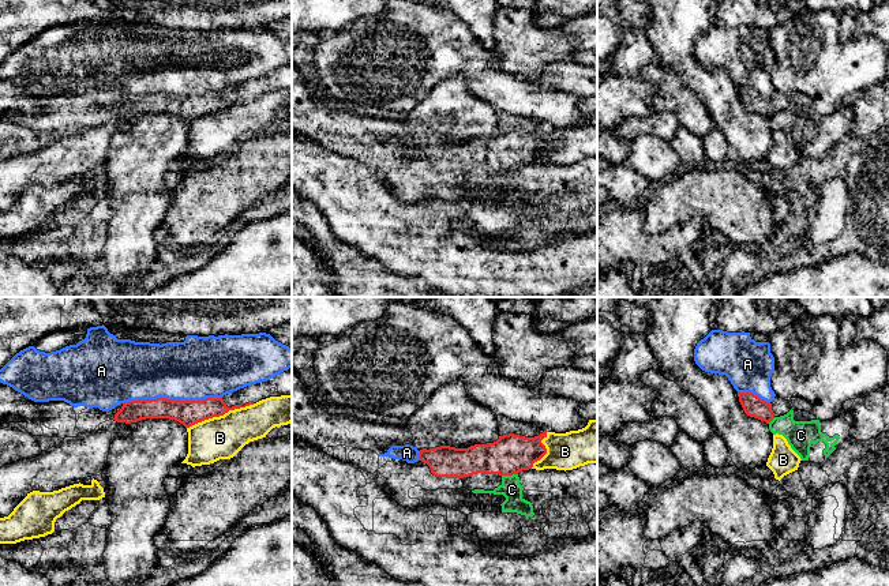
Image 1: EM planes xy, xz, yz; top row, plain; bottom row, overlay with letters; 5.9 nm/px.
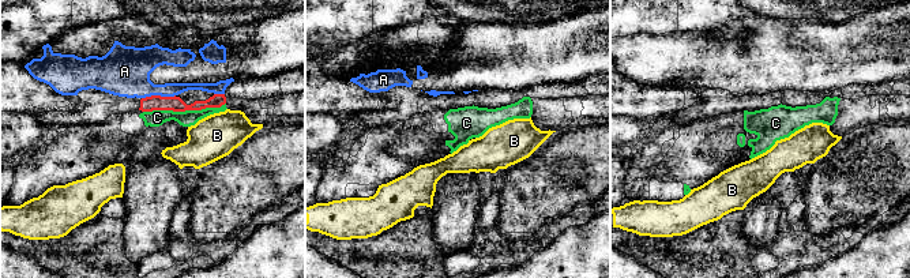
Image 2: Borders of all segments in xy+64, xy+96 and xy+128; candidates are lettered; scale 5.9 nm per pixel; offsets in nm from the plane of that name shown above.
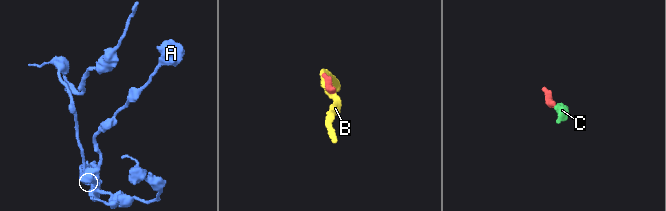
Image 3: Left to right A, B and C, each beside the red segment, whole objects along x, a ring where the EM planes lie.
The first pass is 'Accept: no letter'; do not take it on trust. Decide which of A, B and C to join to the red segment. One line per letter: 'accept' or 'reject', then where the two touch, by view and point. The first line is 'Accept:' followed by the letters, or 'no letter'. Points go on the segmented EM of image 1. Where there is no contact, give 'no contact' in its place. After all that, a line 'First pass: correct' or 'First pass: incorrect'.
Accept: no letter
A: reject | xy (172, 399)
B: reject | xy (220, 414)
C: reject | xz (509, 474)
First pass: correct

